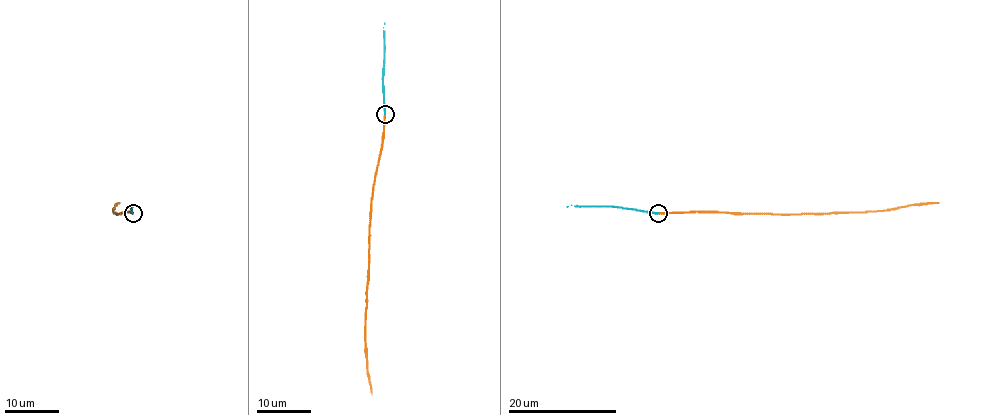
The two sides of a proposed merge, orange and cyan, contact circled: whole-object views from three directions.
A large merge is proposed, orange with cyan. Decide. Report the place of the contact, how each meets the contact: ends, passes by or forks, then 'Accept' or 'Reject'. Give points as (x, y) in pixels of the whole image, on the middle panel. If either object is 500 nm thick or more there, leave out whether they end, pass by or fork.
Place: (385, 114). At the ring orange ends. At the ring cyan ends. Accept

